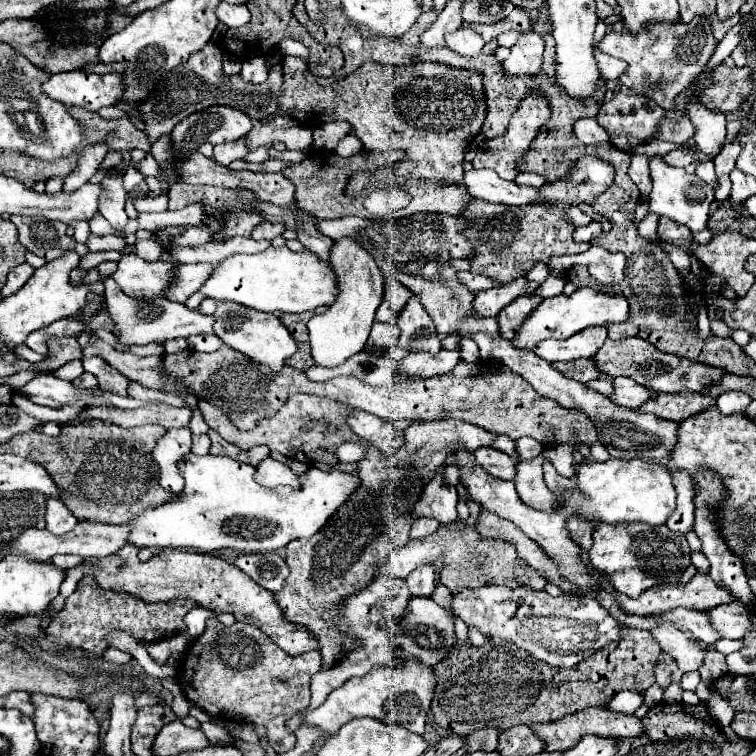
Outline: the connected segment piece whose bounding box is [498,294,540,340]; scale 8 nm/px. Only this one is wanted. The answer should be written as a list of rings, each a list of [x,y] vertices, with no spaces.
[[[528,294],[528,296],[520,296],[514,302],[510,302],[508,306],[504,306],[498,312],[498,326],[500,326],[502,338],[512,340],[516,326],[520,326],[520,322],[524,322],[524,318],[530,314],[530,310],[534,310],[538,304],[540,304],[540,296]]]

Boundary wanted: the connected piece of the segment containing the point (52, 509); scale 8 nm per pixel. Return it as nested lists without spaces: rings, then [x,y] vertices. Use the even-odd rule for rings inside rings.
[[[56,498],[46,500],[46,516],[44,516],[44,520],[46,520],[46,528],[54,536],[64,536],[72,528],[76,528],[76,524],[78,524],[74,514]]]

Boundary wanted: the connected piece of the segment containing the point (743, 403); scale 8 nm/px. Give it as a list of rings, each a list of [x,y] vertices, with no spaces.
[[[724,392],[720,398],[716,398],[716,406],[722,414],[740,414],[746,410],[746,406],[752,402],[752,398],[744,392]]]

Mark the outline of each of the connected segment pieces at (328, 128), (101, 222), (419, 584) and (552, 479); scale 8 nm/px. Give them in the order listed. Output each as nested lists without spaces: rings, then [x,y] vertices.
[[[328,122],[314,128],[314,148],[316,150],[334,150],[336,144],[348,136],[354,134],[352,124],[348,122]]]
[[[102,216],[92,218],[92,222],[88,222],[88,224],[90,224],[92,234],[96,234],[96,236],[108,236],[112,232],[112,226],[108,226],[108,222]]]
[[[432,564],[418,566],[408,578],[406,584],[410,588],[412,596],[430,596],[436,588],[436,572]]]
[[[546,459],[543,463],[544,481],[549,490],[557,495],[564,494],[568,490],[574,490],[577,486],[576,478],[564,478],[556,471],[551,462]]]

